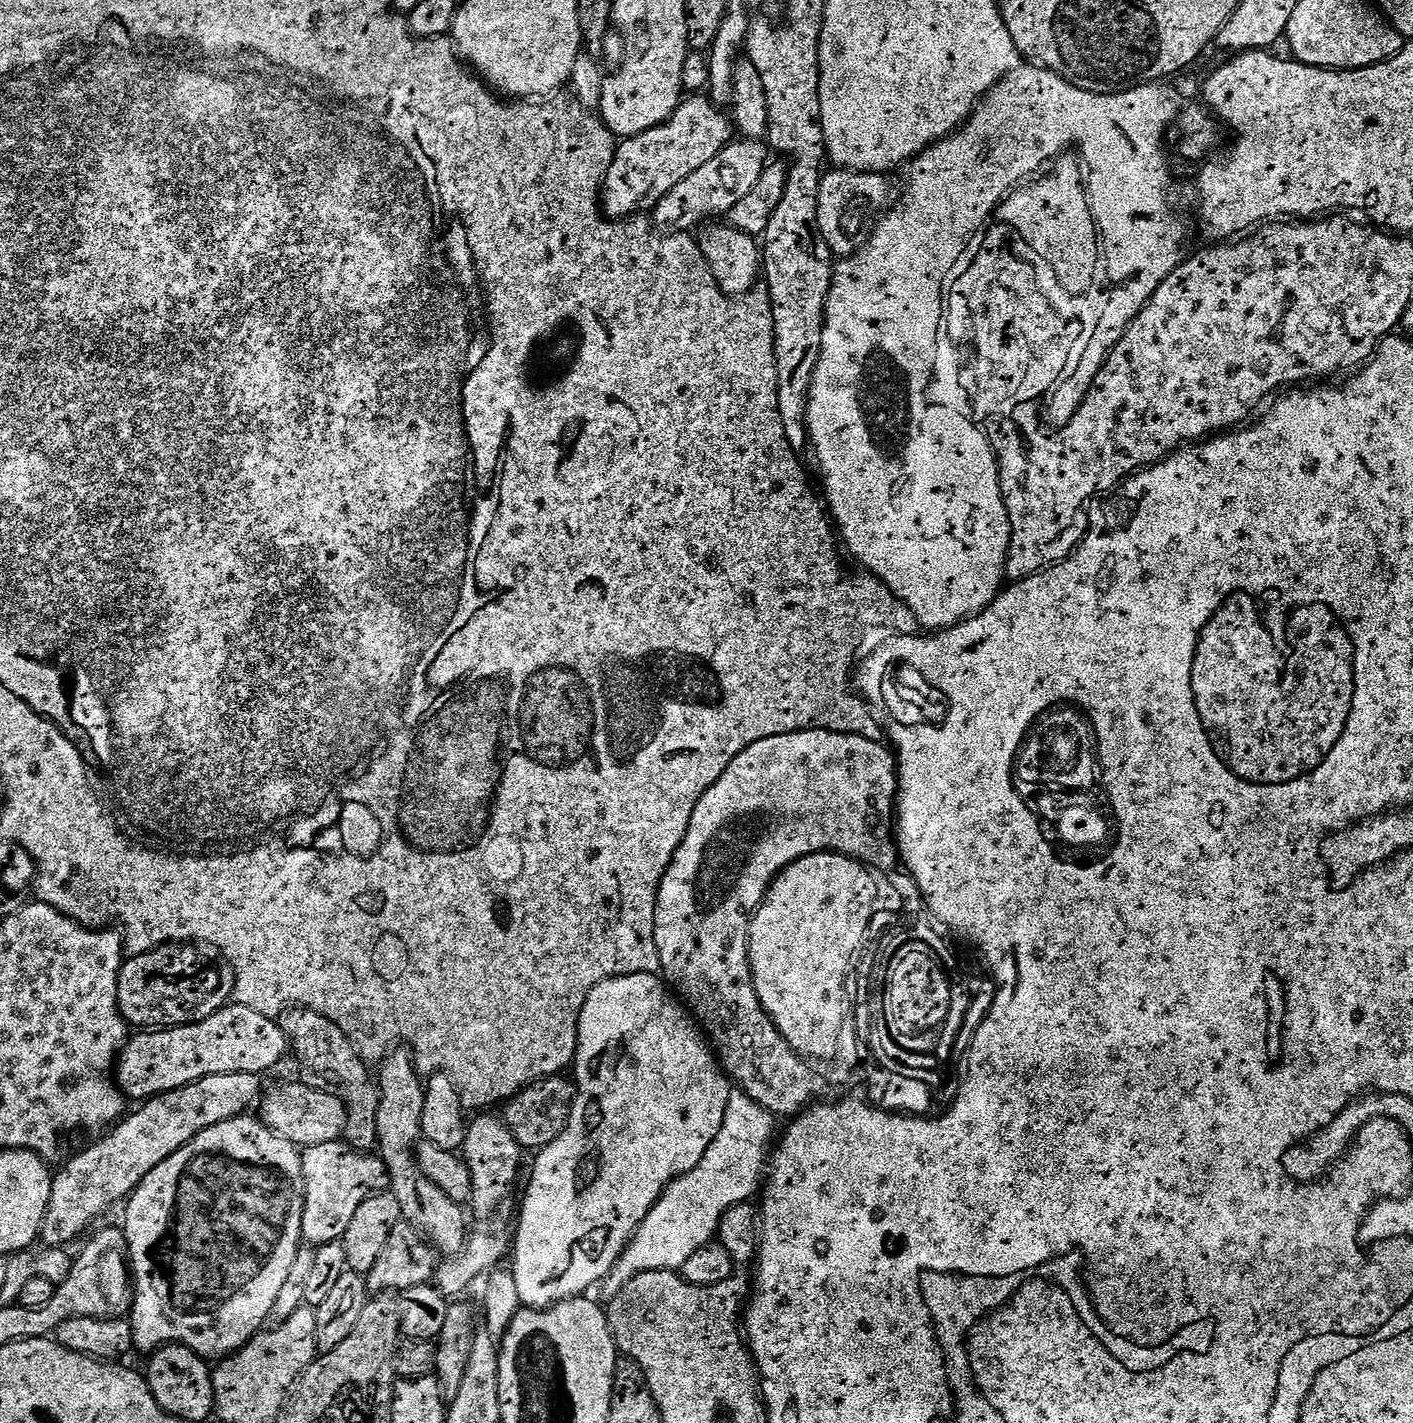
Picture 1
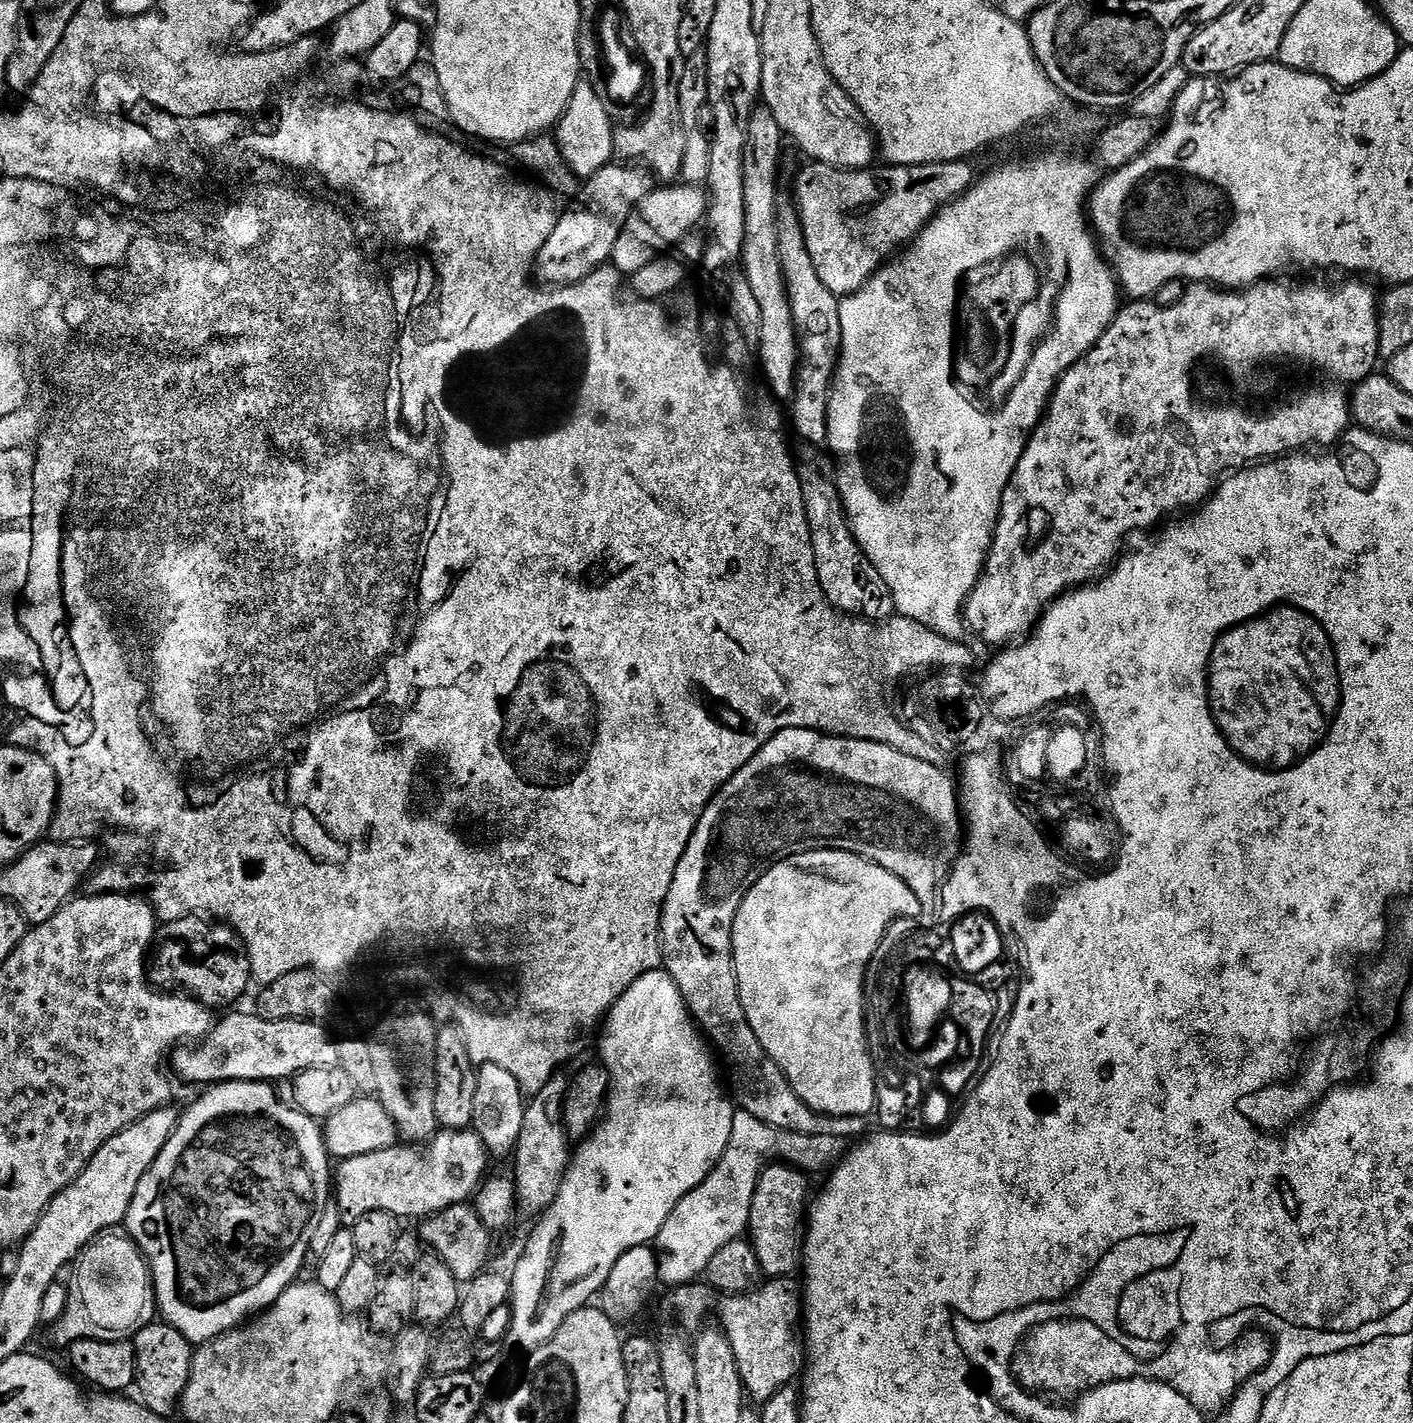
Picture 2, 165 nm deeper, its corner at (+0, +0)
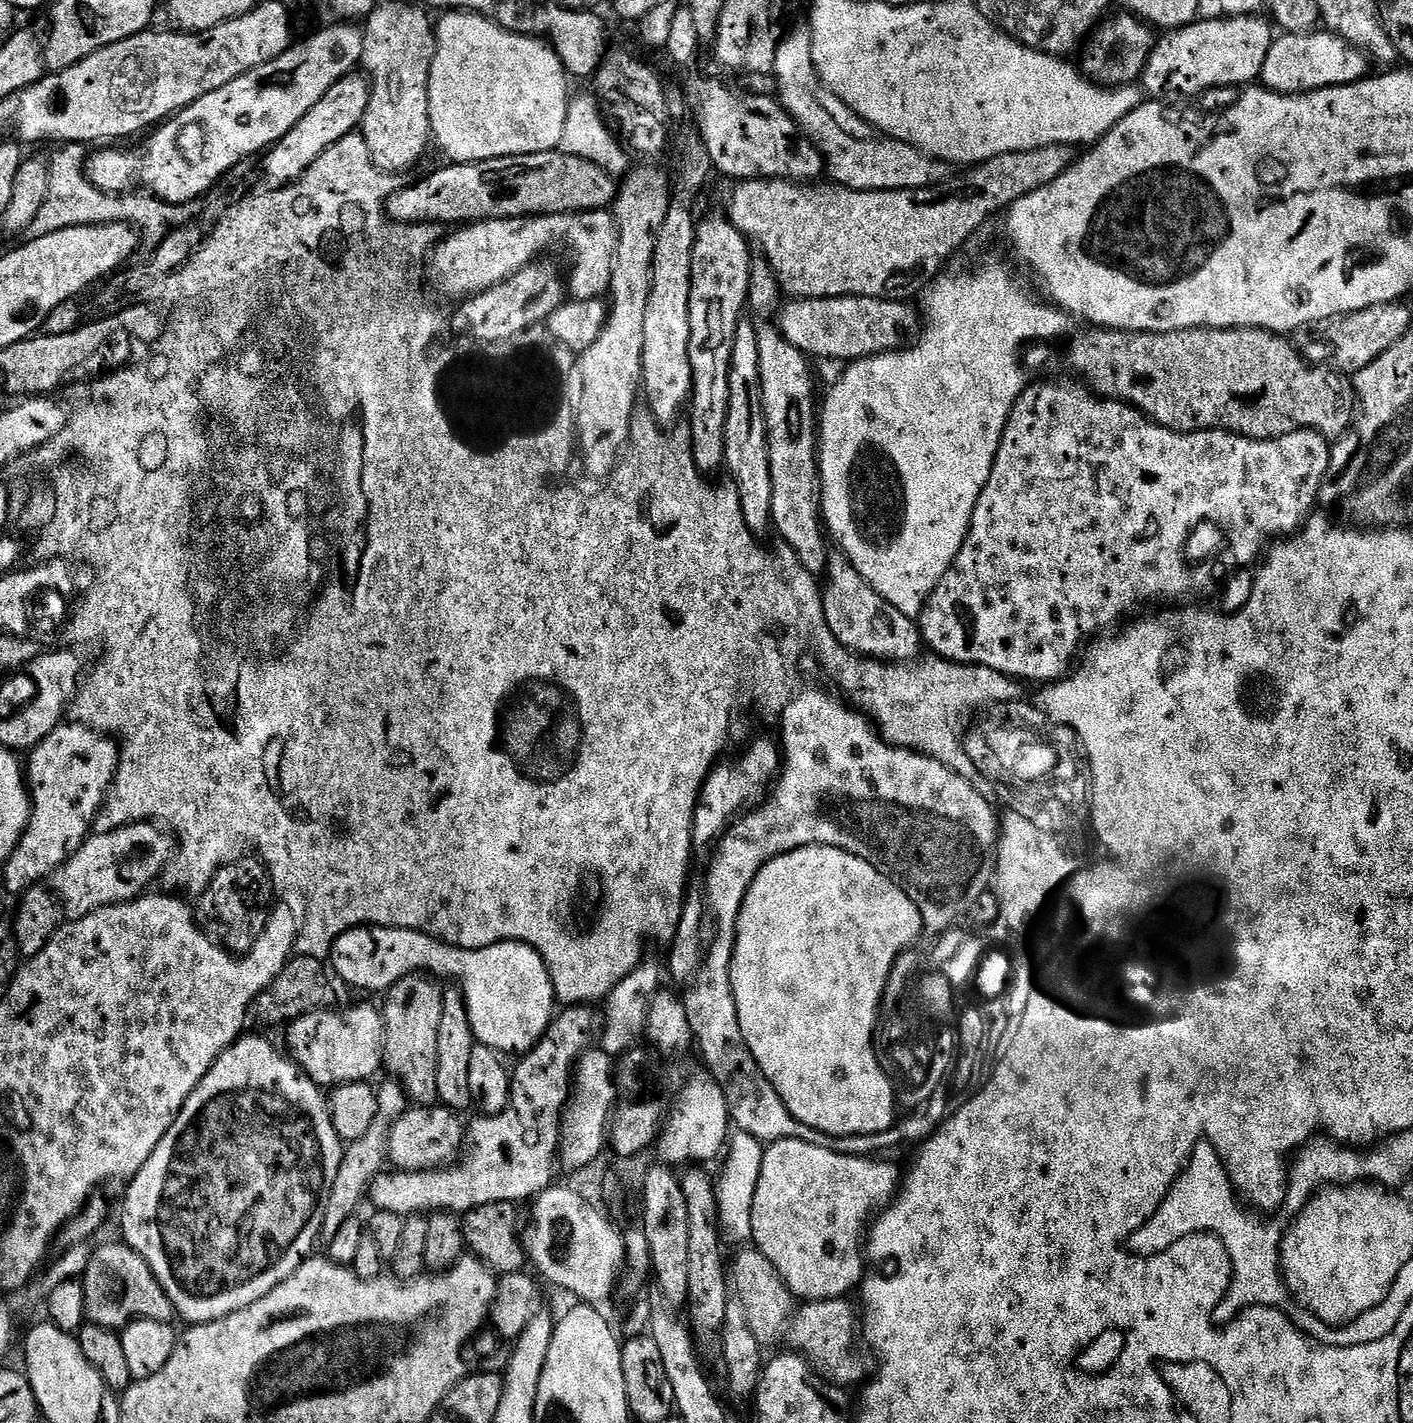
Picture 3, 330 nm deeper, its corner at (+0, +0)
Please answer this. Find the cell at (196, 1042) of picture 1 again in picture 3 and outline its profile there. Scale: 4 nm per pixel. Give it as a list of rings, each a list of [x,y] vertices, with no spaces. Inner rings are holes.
[[[356,1004],[345,1012],[325,1010],[307,1012],[287,1025],[287,1055],[321,1089],[331,1090],[342,1084],[371,1081],[384,1063],[384,1013],[372,1004]]]

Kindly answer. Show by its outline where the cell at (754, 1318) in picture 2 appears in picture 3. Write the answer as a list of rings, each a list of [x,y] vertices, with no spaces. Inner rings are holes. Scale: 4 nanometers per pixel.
[[[841,1298],[839,1300],[813,1300],[801,1303],[795,1309],[786,1336],[789,1341],[792,1339],[793,1345],[791,1344],[791,1347],[803,1353],[821,1373],[826,1374],[831,1383],[841,1386],[849,1386],[848,1384],[860,1386],[869,1379],[870,1374],[875,1373],[878,1360],[875,1355],[869,1354],[863,1347],[861,1347],[862,1349],[856,1348],[856,1336],[858,1340],[858,1308],[857,1305],[855,1308],[850,1301],[851,1299]]]

